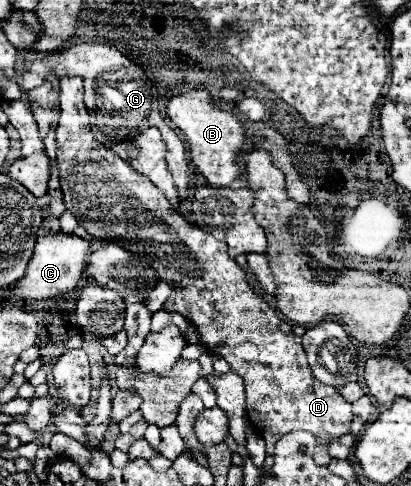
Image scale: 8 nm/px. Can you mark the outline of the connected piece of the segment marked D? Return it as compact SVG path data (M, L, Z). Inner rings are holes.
M60 78L56 160L66 208L80 224L90 222L92 238L116 242L132 254L144 256L156 270L158 280L174 286L164 308L186 316L198 328L202 344L210 348L208 352L222 356L230 364L230 370L244 380L248 422L266 442L264 470L270 470L274 464L274 444L292 430L312 432L320 440L316 464L328 466L328 442L350 432L350 404L336 388L312 378L300 336L292 332L292 326L262 296L252 292L246 272L228 256L226 244L216 242L212 234L202 232L178 216L144 174L136 172L110 148L94 140L82 94L84 86L80 78Z

